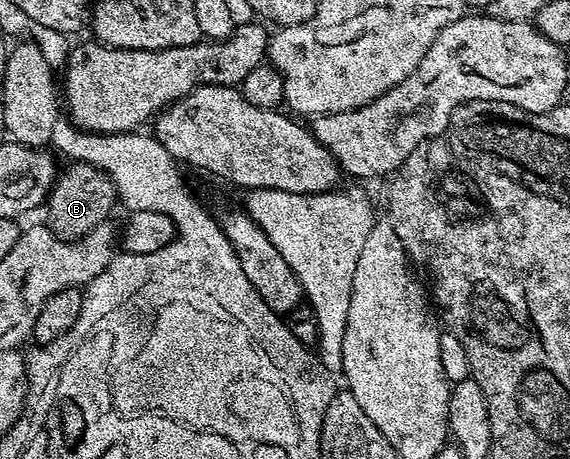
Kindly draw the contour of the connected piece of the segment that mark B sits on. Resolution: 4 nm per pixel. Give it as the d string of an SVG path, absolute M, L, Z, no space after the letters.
M73 163L69 169L58 176L50 193L47 195L45 208L47 211L46 226L57 239L62 241L76 241L98 225L104 224L111 213L111 208L117 205L114 182L107 172L96 166Z

